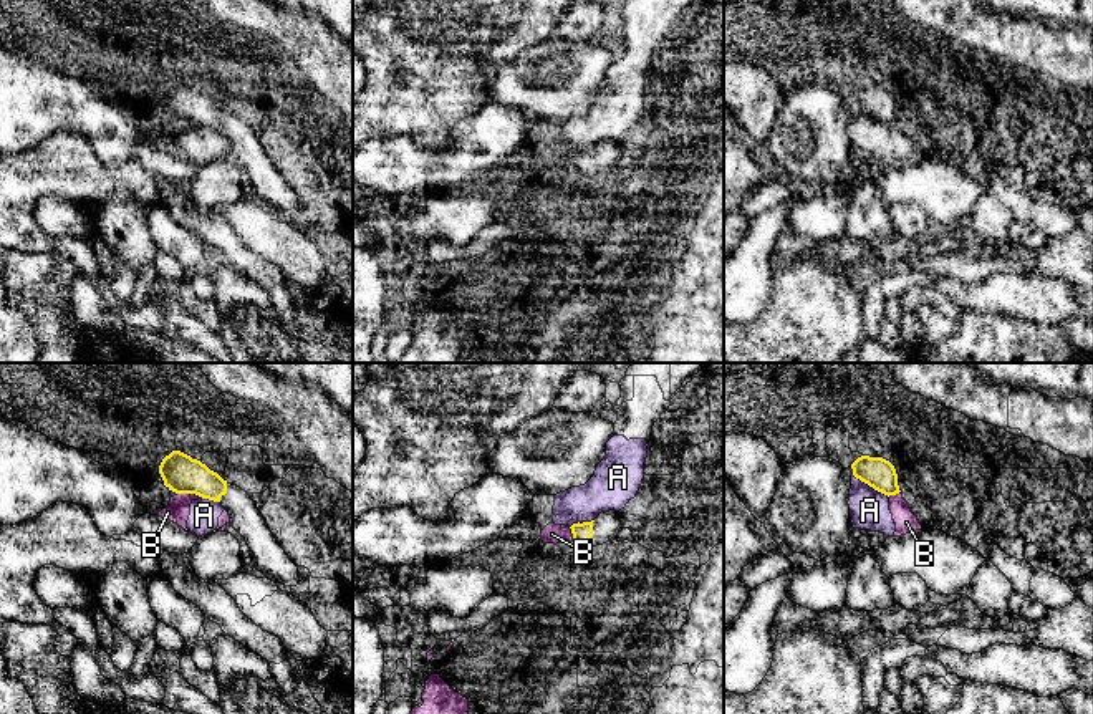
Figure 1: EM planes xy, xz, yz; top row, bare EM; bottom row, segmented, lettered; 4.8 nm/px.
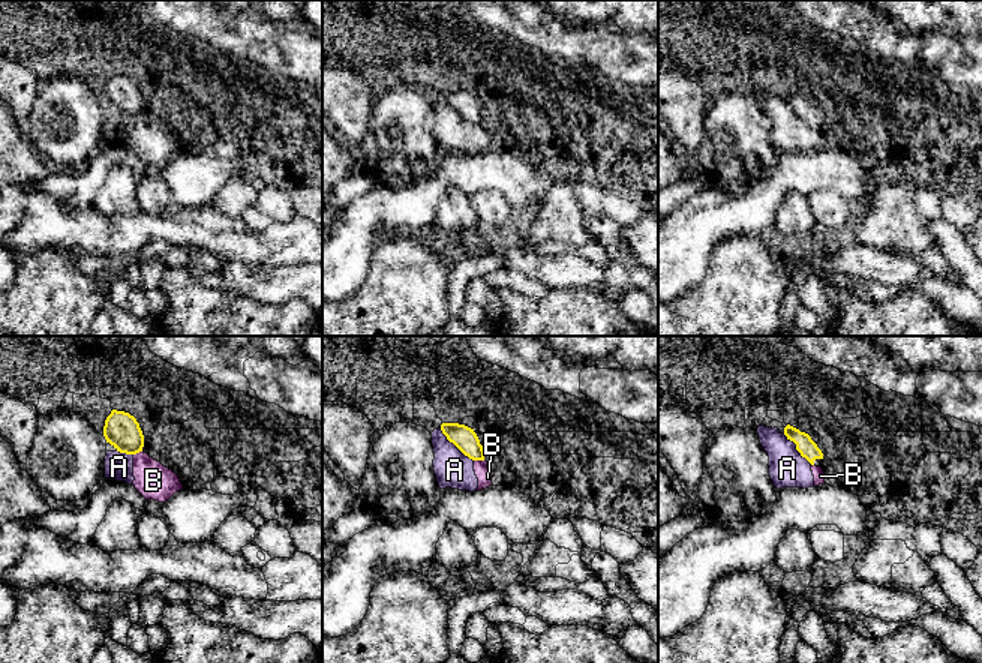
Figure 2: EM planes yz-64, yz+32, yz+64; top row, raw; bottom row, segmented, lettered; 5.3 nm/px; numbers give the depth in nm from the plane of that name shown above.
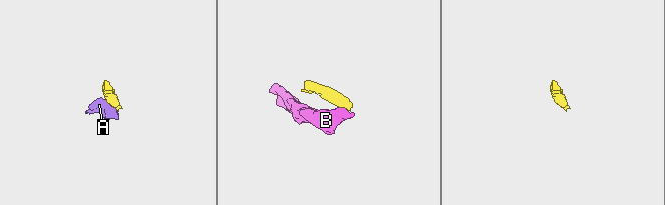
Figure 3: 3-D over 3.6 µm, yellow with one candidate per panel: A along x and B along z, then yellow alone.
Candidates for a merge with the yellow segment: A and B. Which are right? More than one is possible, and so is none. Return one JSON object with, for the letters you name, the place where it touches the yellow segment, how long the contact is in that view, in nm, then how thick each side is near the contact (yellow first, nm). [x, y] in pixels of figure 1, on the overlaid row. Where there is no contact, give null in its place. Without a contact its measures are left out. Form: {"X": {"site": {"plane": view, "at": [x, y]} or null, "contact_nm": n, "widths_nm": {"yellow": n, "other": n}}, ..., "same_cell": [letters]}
{"same_cell": []}

